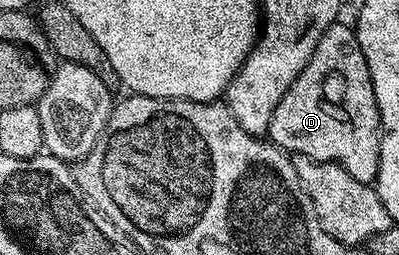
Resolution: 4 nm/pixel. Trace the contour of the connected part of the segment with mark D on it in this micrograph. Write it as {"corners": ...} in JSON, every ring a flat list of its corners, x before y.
{"corners":[[343,22,331,24,322,34,318,46,314,46,314,54,310,54,310,62,294,78,290,90,278,102,274,110,274,118,270,118,267,139,277,148,283,148,293,157,305,156,322,162,340,164,350,174,350,178,358,178,358,182,375,185,380,161,380,115,378,102,374,98,374,86,370,82,370,70,366,66,366,54,362,54,362,46,358,46,358,38,351,27]]}

